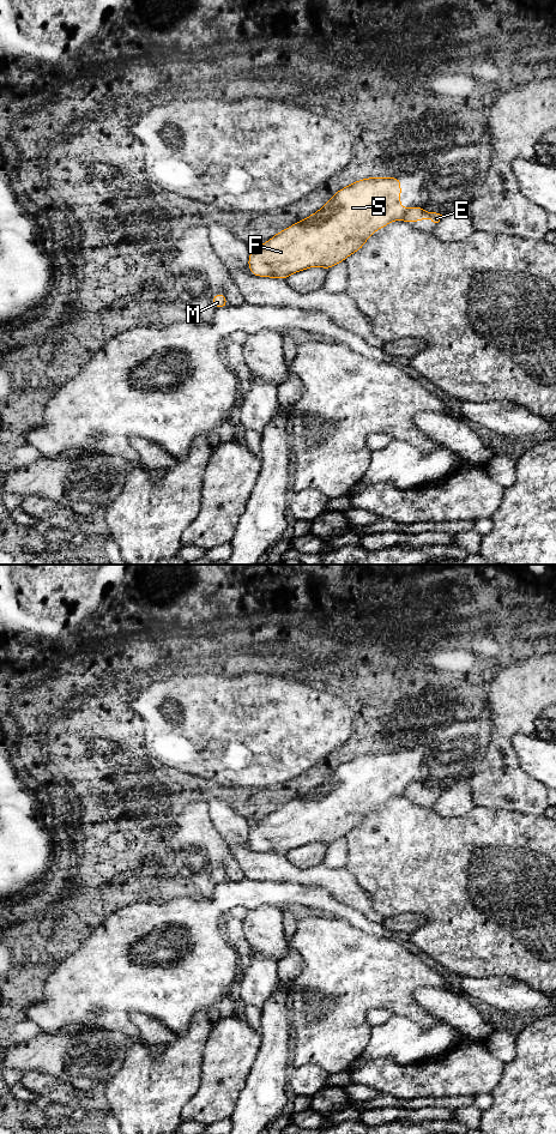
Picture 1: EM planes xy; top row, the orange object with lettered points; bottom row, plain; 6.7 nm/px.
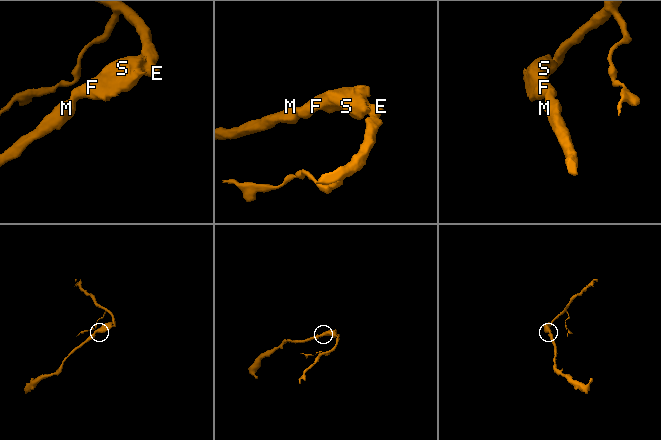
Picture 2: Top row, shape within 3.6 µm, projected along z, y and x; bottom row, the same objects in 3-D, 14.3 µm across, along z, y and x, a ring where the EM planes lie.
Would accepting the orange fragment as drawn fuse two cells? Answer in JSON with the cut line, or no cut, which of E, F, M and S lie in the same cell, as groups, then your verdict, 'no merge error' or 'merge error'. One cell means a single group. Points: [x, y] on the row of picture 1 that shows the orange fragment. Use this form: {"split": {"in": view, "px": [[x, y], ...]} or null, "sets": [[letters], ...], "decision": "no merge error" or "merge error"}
{"split": {"in": "xy", "px": [[408, 209], [403, 218]]}, "sets": [["E"], ["F", "M", "S"]], "decision": "merge error"}

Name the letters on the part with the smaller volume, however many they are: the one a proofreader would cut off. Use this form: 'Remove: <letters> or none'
Remove: E

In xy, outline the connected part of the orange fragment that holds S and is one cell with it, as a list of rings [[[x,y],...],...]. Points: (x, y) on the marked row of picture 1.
[[[367,177],[339,189],[309,217],[277,233],[252,249],[248,267],[253,276],[285,279],[296,272],[319,266],[325,270],[358,252],[371,234],[394,221],[404,219],[407,209],[400,206],[401,180]]]

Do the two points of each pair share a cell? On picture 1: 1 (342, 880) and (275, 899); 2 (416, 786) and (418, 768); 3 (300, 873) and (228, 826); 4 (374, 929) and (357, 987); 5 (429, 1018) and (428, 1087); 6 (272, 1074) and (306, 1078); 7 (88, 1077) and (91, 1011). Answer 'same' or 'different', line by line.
1: different
2: different
3: same
4: different
5: different
6: different
7: different

